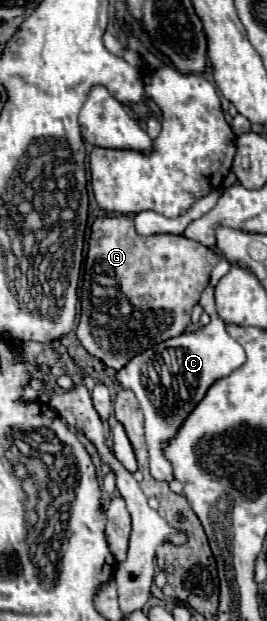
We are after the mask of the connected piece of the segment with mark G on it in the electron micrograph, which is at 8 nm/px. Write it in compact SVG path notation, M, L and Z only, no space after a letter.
M112 215L96 217L90 227L90 245L84 261L80 303L82 315L78 325L78 339L82 347L106 367L120 371L128 361L142 351L184 333L190 325L190 311L198 303L204 285L210 279L212 261L218 263L220 257L212 251L184 235L150 235L144 237L136 231L132 215Z

